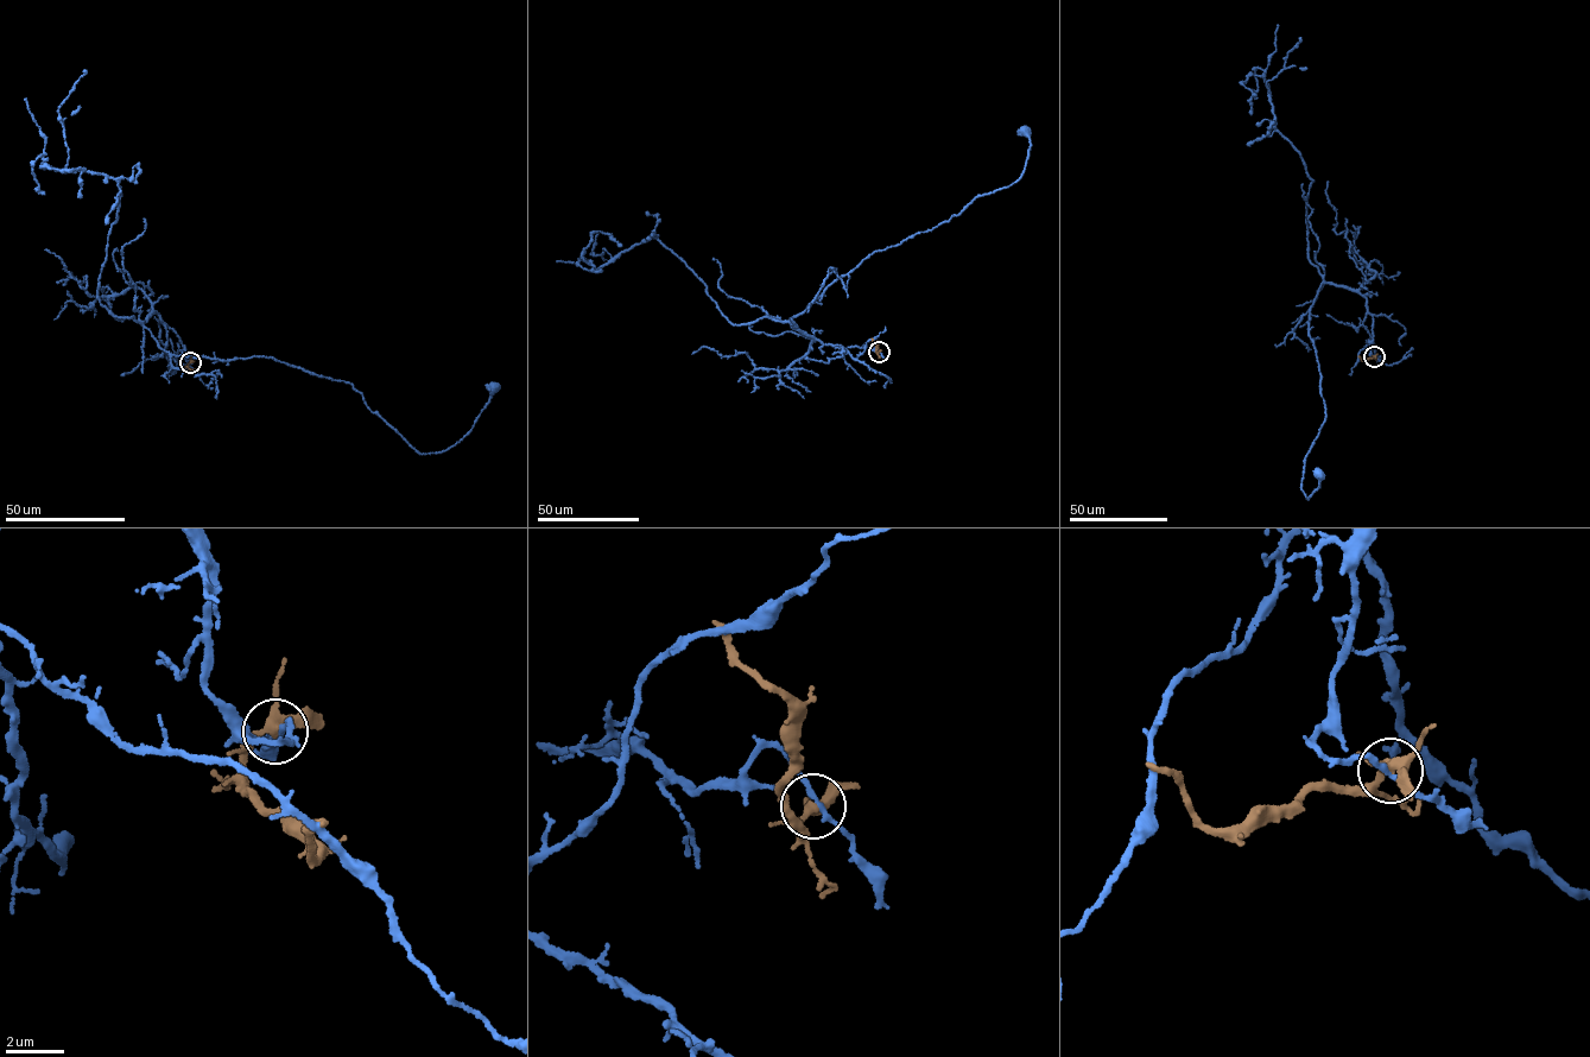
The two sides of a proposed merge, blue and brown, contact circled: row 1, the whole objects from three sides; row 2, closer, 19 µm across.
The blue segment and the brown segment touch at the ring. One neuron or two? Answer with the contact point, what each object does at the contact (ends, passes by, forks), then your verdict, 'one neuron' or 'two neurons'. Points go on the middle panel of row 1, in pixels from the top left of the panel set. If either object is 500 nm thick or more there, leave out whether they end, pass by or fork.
at (879, 352); blue passes by; brown forks there; two neurons

